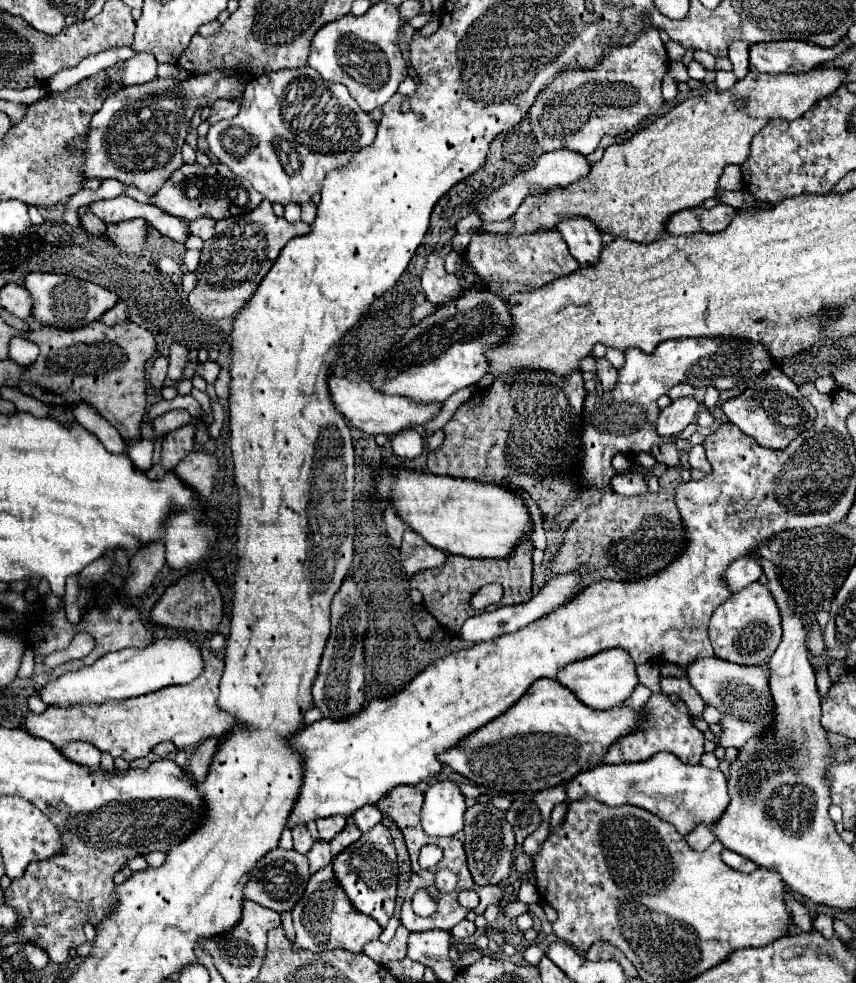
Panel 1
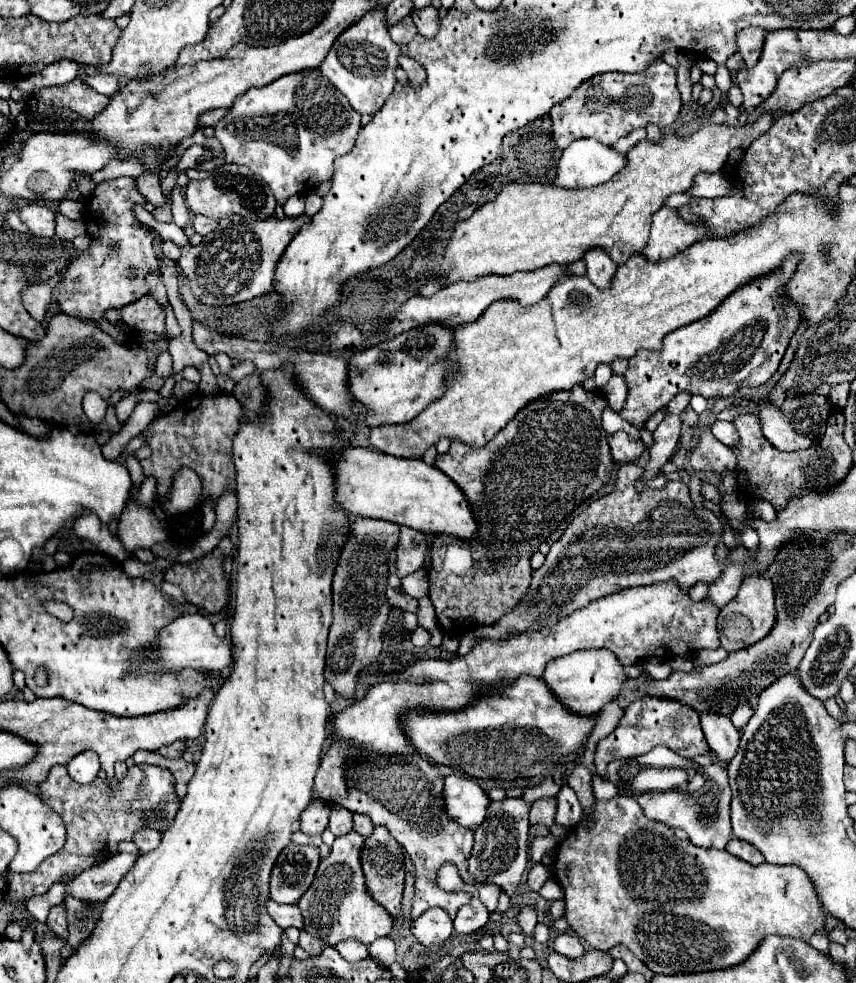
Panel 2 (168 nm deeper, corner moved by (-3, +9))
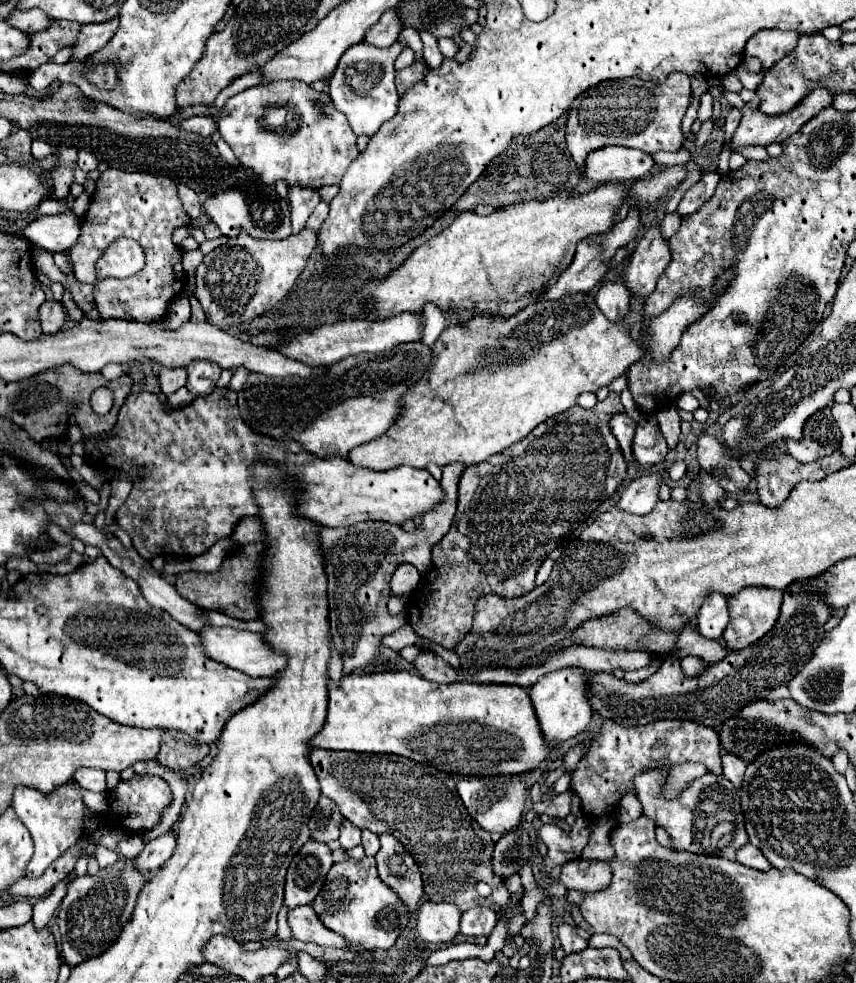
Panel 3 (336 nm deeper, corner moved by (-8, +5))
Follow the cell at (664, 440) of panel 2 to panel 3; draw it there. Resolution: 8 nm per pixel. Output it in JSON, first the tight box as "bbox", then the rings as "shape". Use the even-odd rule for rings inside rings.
{"bbox":[618,474,660,516],"shape":[[[656,474],[634,478],[628,484],[628,488],[622,492],[618,500],[618,508],[634,516],[650,514],[658,502],[658,486],[660,486],[660,478]]]}

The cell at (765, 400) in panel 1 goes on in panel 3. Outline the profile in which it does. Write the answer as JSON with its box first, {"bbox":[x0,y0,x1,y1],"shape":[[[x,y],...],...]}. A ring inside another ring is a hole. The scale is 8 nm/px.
{"bbox":[786,408,840,462],"shape":[[[824,408],[808,420],[804,428],[804,440],[790,440],[786,448],[792,458],[800,462],[814,462],[820,460],[822,456],[830,456],[840,446],[840,438],[840,430],[838,424],[832,422],[830,408]]]}

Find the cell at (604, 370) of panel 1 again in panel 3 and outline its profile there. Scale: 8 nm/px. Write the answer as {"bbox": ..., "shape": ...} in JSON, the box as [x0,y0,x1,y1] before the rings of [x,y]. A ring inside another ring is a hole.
{"bbox":[610,414,636,466],"shape":[[[616,414],[610,422],[610,428],[612,428],[612,434],[616,436],[616,440],[620,442],[626,462],[630,466],[636,464],[634,456],[632,456],[632,440],[634,440],[634,430],[636,430],[634,420],[628,414]]]}

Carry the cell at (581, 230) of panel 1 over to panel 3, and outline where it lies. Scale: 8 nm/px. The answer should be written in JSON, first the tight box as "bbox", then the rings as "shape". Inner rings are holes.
{"bbox":[596,282,630,322],"shape":[[[606,282],[596,294],[596,304],[610,322],[624,320],[628,316],[630,294],[622,282]]]}

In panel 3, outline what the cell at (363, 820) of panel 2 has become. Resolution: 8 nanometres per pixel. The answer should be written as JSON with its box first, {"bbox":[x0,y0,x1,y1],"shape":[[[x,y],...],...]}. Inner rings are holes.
{"bbox":[362,832,380,856],"shape":[[[362,832],[362,846],[366,850],[366,854],[374,856],[378,850],[380,850],[380,842],[378,842],[378,836],[372,834],[372,832]]]}

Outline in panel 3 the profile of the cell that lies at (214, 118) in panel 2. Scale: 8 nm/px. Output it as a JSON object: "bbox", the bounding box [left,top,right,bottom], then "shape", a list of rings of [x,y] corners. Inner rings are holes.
{"bbox":[180,116,216,136],"shape":[[[188,116],[180,122],[180,128],[200,136],[210,136],[216,130],[216,120],[210,116]]]}

